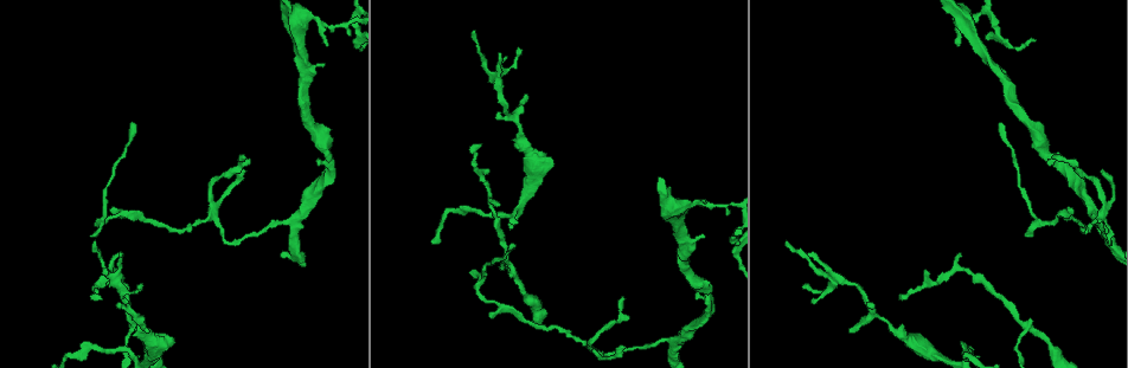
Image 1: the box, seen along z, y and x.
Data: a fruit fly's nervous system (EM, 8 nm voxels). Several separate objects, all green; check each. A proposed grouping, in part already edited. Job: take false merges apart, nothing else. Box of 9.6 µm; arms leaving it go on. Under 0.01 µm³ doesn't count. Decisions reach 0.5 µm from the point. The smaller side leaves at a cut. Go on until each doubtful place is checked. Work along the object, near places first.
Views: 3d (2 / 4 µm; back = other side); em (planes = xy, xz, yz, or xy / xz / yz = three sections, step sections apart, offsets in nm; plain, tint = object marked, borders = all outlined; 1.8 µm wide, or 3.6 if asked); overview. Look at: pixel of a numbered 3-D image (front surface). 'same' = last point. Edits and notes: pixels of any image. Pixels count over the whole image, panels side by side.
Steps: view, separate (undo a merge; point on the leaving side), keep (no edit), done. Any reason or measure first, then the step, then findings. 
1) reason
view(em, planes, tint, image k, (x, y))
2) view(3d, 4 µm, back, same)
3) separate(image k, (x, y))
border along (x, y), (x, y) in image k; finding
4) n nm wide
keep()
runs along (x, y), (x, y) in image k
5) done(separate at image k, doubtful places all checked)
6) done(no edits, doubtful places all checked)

looks like a crossing
view(em, planes, tint, image 1, (213, 221))

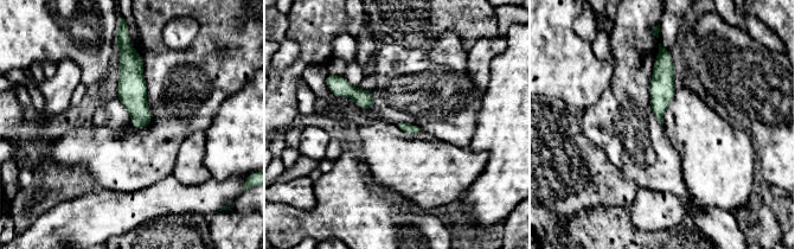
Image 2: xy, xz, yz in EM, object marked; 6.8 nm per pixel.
keep()
continuous, no second neuron

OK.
abrupt turn
view(em, planes, tint, image 1, (132, 328))

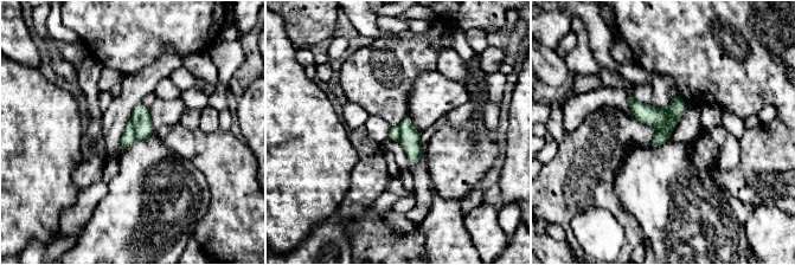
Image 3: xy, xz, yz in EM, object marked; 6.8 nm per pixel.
separate(image 3, (648, 115))
a second neuron is stuck on

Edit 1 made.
redraw
view(overview)

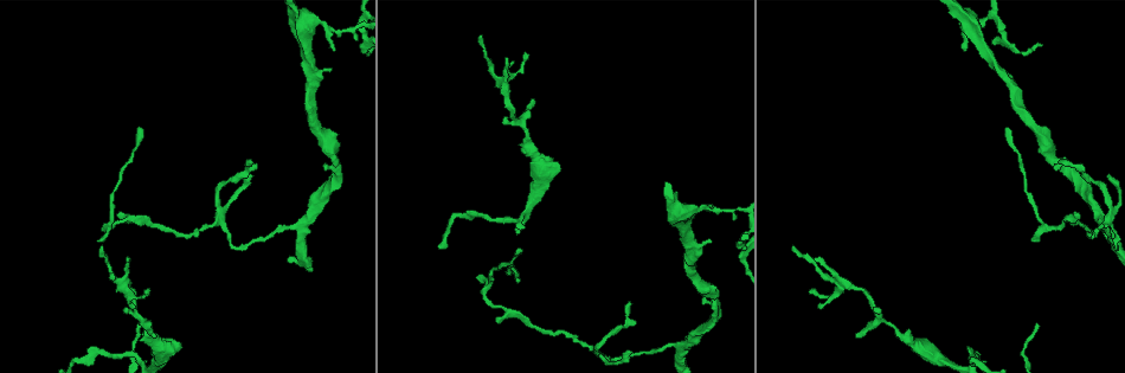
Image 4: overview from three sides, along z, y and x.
sudden change in width
view(3d, 4 µm, image 4, (149, 338))

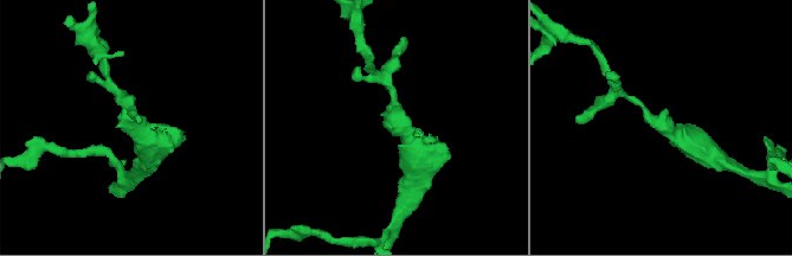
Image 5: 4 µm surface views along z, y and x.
view(em, planes, tint, image 5, (662, 124))

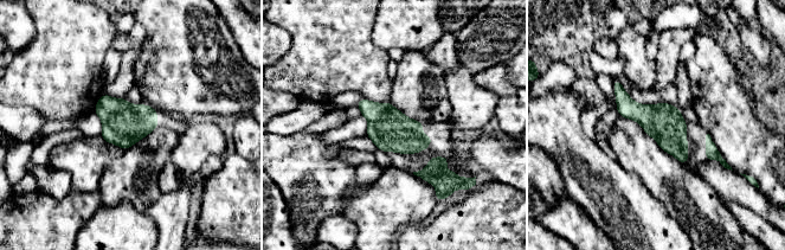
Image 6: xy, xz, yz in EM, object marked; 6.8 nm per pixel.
keep()
one neuron here

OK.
sharp bend
view(em, planes, tint, image 4, (505, 86))

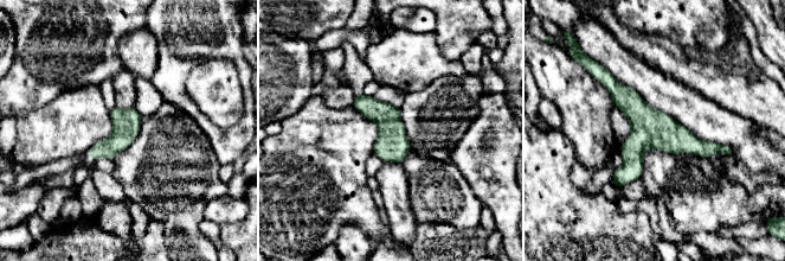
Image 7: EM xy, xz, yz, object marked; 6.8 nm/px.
keep()
runs along (609, 77), (658, 131), (724, 148) in image 7; one neuron here

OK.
done(separate at image 3, doubtful places all checked)

